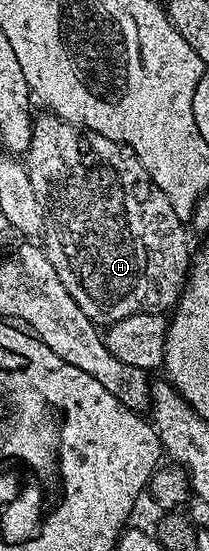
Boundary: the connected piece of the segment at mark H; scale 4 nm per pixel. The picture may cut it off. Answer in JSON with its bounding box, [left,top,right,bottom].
[24,114,192,326]

